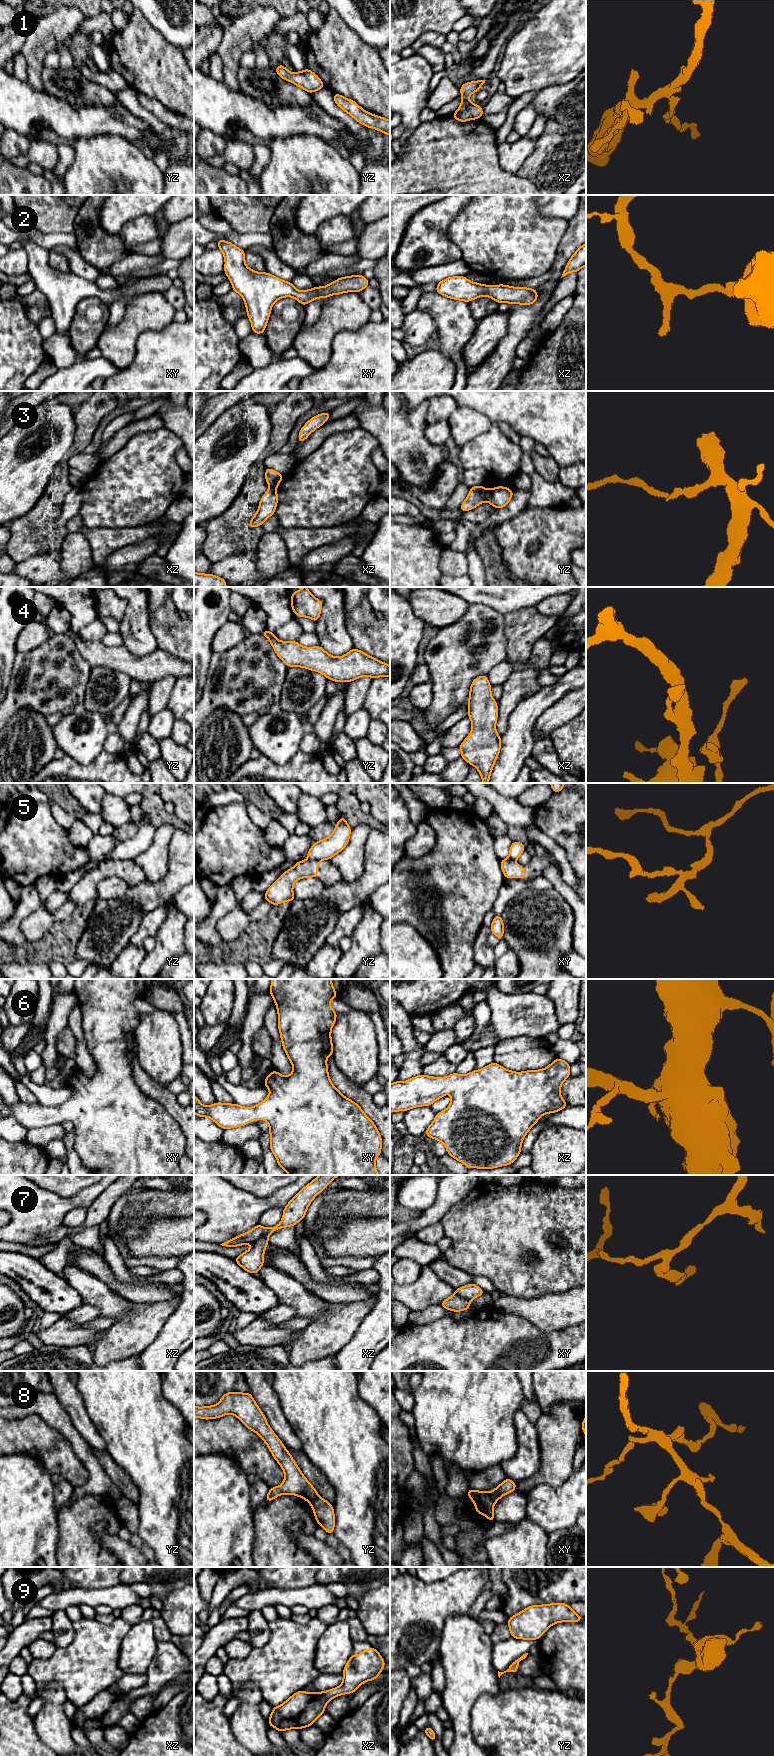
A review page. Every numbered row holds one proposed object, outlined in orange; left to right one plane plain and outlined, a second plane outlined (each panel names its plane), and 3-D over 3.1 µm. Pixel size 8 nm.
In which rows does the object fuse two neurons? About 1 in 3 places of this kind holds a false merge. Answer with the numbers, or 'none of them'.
3, 5, 7, 8

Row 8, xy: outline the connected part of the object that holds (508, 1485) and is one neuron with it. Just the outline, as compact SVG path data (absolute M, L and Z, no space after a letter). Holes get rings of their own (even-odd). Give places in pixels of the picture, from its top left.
M506 1477L506 1479L498 1487L496 1487L494 1490L490 1492L485 1493L487 1493L491 1497L491 1499L494 1502L496 1502L505 1494L514 1491L516 1491L516 1483L513 1480Z

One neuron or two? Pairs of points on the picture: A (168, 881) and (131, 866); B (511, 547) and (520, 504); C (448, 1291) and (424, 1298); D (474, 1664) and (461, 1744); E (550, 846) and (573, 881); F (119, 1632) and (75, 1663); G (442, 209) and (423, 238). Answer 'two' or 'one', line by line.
A: two
B: two
C: one
D: one
E: one
F: one
G: one

